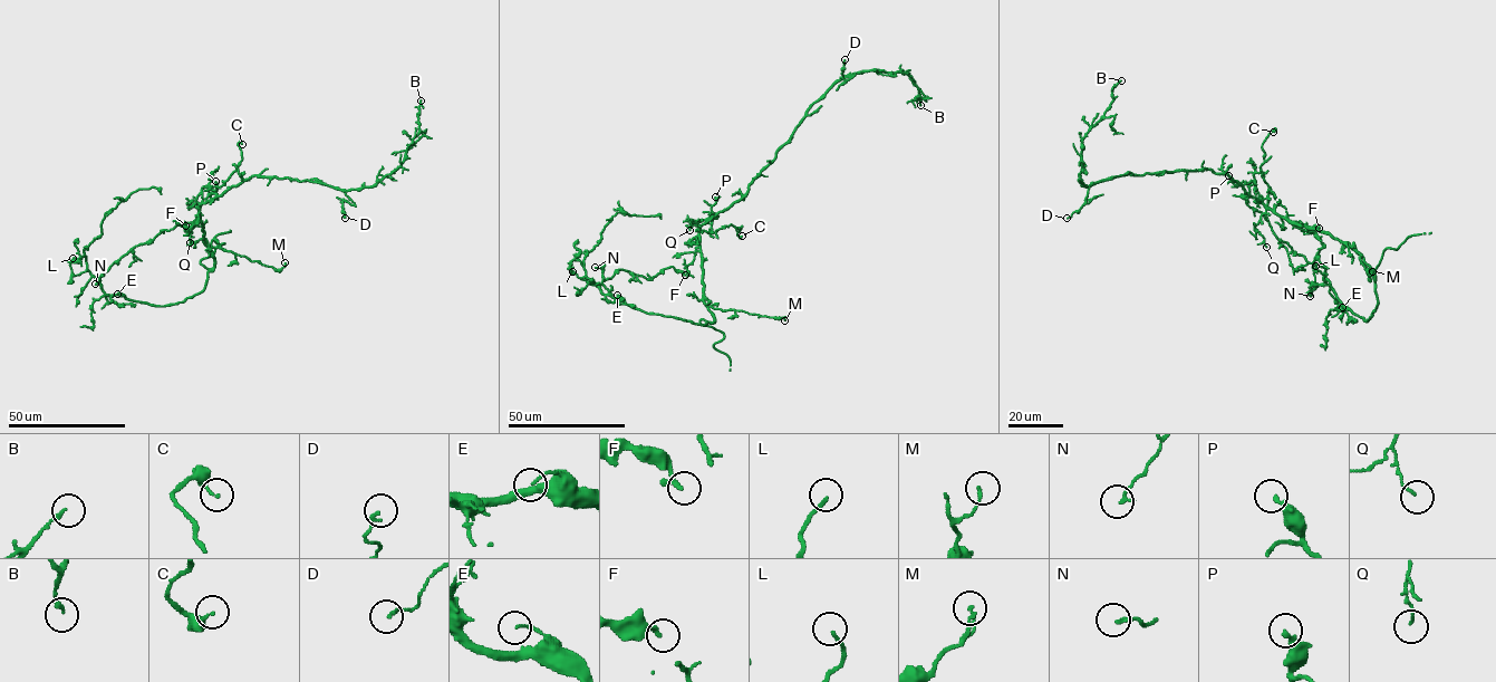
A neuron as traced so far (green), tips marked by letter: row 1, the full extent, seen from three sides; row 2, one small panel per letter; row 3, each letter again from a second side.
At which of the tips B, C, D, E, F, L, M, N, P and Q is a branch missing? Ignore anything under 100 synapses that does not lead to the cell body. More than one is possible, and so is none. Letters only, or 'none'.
none

